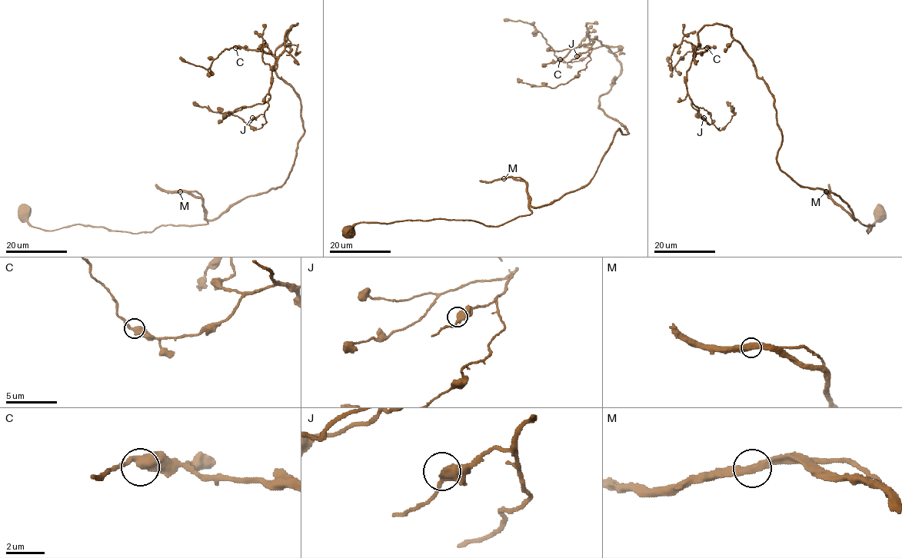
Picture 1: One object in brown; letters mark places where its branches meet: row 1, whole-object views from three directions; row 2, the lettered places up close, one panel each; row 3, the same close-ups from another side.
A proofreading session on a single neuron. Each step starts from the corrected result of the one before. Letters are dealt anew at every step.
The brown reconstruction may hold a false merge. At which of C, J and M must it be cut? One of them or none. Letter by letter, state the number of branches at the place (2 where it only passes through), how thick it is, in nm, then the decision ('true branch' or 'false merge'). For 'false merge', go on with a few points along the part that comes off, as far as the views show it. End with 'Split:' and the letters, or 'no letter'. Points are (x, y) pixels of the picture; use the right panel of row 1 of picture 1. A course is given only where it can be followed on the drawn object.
C: 2 | 440 nm | true branch
J: 2 | 440 nm | true branch
M: 2 | 440 nm | true branch
Split: no letter

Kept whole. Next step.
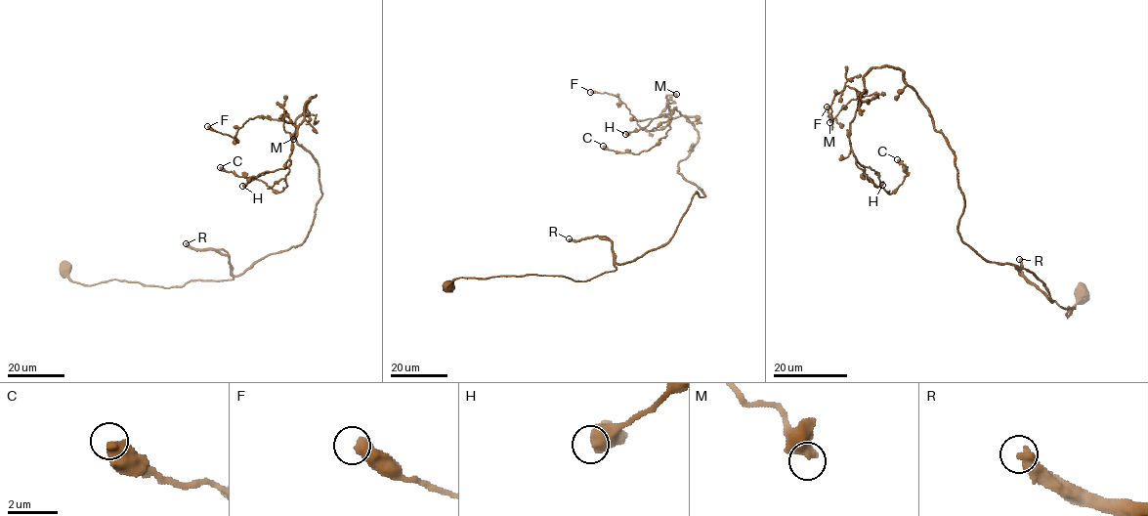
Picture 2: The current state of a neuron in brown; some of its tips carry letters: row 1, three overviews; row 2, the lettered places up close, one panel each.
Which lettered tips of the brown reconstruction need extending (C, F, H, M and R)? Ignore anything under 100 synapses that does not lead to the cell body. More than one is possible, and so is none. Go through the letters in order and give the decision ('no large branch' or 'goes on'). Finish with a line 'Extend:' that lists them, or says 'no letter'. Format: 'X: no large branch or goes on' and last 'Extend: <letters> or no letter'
C: no large branch
F: no large branch
H: no large branch
M: no large branch
R: goes on
Extend: R

